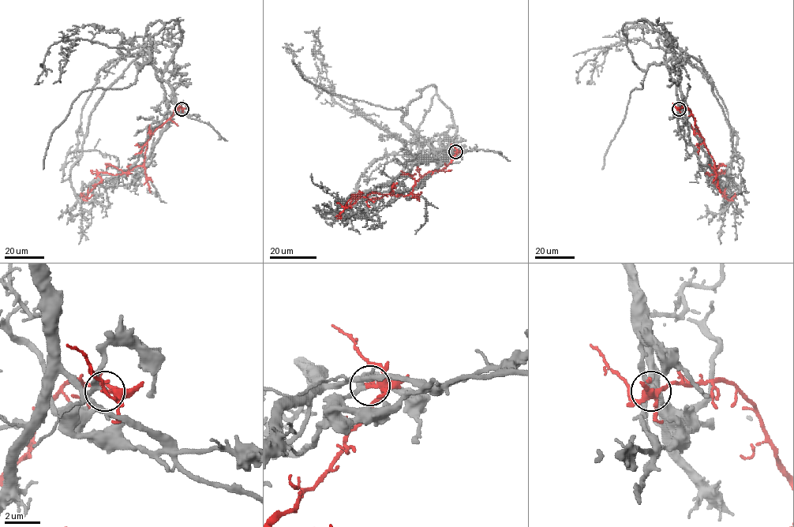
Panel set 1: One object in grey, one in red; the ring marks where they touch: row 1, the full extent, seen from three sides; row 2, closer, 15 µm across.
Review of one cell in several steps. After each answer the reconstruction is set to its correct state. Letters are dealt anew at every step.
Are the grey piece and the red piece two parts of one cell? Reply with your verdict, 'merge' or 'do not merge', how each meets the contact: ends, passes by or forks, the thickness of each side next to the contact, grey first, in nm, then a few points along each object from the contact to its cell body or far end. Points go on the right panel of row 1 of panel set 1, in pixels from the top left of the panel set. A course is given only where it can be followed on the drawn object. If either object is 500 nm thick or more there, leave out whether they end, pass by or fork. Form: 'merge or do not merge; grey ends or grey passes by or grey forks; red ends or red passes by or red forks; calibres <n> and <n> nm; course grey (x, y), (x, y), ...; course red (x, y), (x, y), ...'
do not merge; grey forks; red forks; calibres 180 and 240 nm; course grey (679, 108), (676, 81), (666, 63), (694, 57), (729, 128), (734, 156), (726, 202), (733, 208), (735, 240); course red (679, 109), (687, 107), (691, 111), (695, 126), (717, 166), (717, 186), (729, 200), (736, 197)

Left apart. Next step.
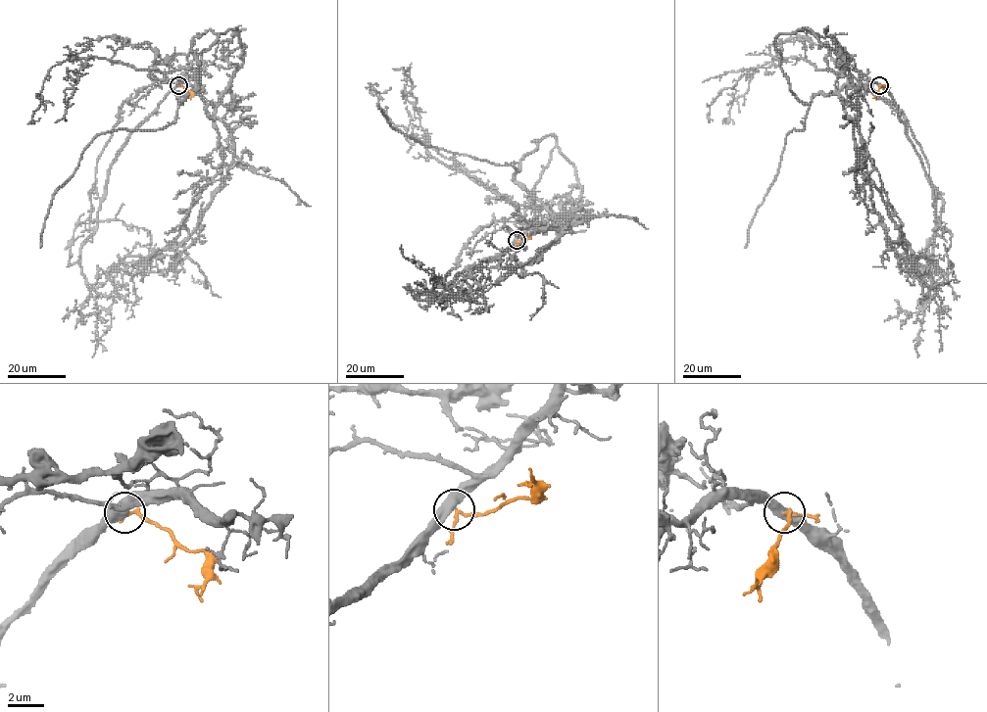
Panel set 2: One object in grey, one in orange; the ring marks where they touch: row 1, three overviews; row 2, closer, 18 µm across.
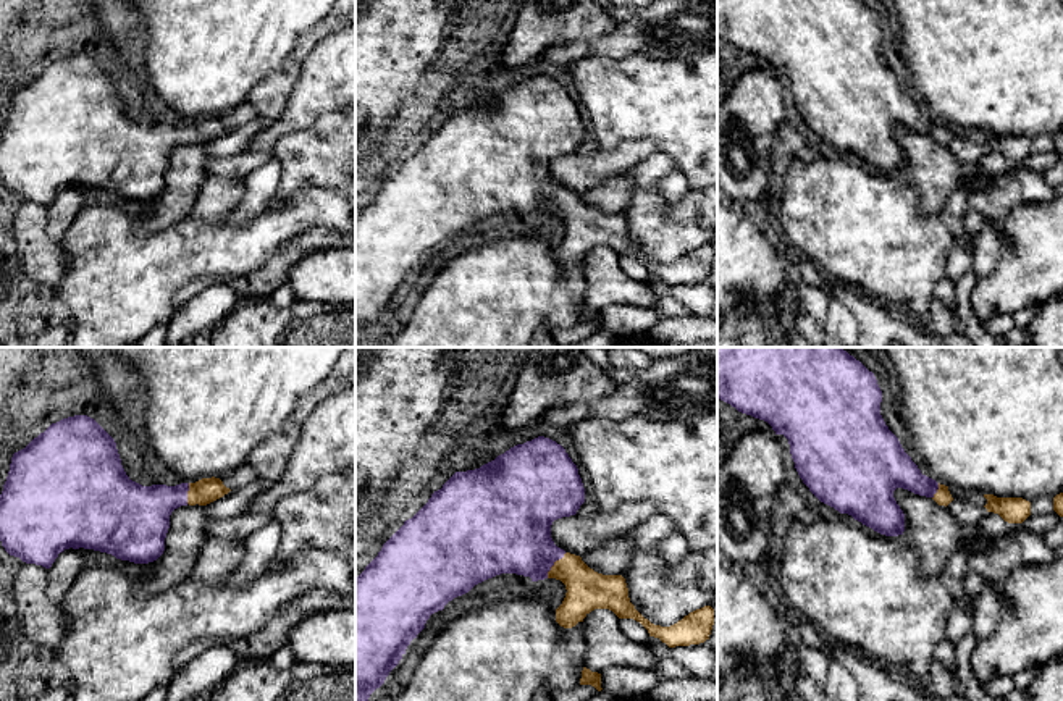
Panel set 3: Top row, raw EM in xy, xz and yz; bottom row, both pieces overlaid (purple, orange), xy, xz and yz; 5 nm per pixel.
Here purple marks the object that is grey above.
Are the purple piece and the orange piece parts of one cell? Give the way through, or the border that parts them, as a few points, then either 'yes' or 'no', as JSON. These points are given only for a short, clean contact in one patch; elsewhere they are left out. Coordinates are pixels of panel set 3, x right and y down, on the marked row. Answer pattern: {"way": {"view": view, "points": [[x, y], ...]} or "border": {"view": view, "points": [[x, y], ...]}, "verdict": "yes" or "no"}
{"way": {"view": "xz", "points": [[512, 535], [533, 554], [553, 564], [563, 566], [587, 590]]}, "verdict": "yes"}

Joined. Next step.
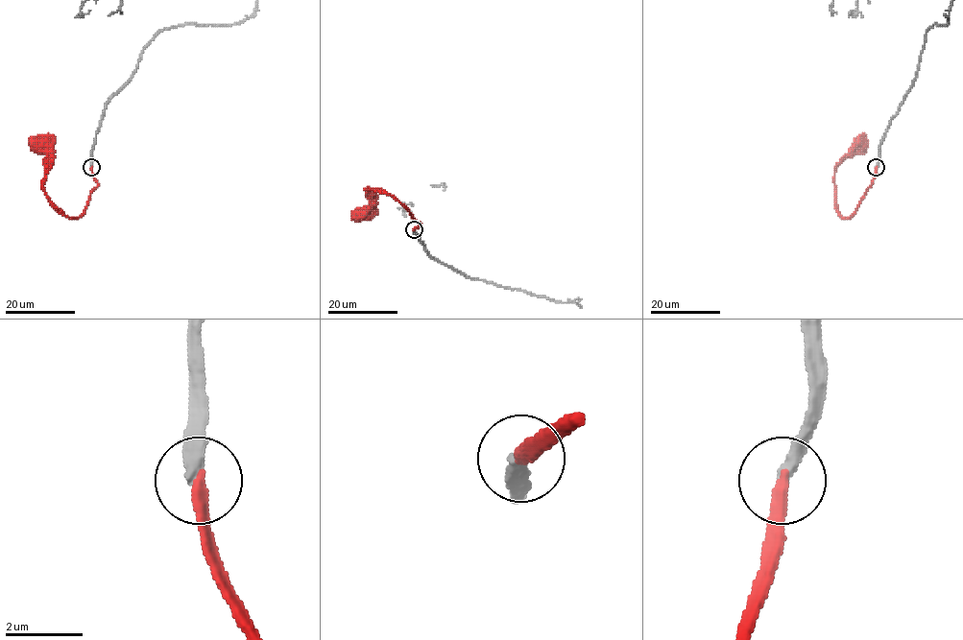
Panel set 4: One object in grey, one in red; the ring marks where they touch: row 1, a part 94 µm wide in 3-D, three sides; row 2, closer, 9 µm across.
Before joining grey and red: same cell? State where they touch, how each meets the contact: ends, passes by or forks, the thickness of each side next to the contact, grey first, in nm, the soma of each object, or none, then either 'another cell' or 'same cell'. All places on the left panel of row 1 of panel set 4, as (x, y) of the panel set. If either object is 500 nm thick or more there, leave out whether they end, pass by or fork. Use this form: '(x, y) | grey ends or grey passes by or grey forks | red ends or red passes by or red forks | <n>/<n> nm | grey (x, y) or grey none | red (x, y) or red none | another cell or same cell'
(91, 167) | grey ends | red ends | 400/340 nm | grey none | red (40, 145) | same cell

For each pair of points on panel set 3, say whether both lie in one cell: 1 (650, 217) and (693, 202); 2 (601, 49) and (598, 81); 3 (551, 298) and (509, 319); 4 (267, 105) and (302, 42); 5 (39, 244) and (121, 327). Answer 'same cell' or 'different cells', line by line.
1: different cells
2: different cells
3: same cell
4: same cell
5: different cells

